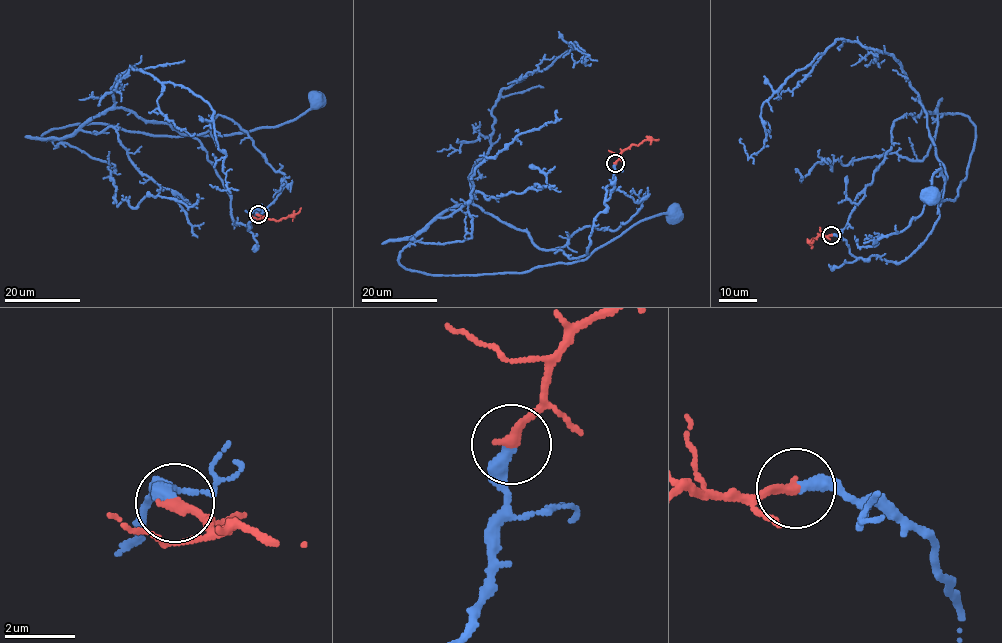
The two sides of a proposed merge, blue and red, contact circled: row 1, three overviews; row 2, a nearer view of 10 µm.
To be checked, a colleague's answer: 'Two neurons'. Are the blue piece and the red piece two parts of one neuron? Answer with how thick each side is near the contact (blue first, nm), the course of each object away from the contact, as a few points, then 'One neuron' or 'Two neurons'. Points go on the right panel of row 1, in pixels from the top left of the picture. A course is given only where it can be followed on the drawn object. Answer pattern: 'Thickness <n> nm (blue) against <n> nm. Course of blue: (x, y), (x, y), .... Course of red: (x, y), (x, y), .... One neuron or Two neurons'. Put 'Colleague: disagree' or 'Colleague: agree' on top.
Colleague: disagree
Thickness 320 nm (blue) against 300 nm. Course of blue: (832, 235), (857, 258), (904, 261), (932, 228), (946, 172), (919, 99), (975, 126), (955, 200), (930, 196). Course of red: (832, 235), (819, 236), (813, 240). One neuron

